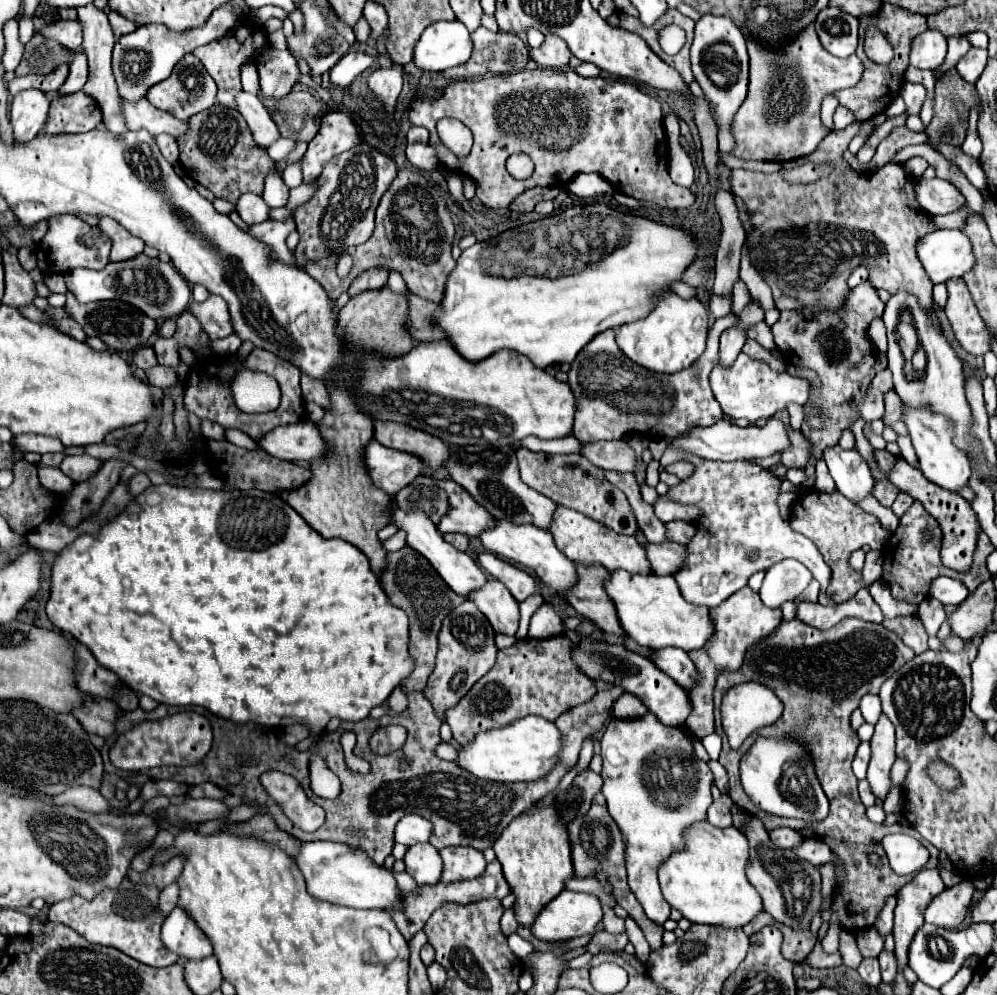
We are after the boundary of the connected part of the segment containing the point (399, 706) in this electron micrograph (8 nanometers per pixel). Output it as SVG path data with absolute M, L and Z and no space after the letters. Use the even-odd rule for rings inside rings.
M396 687L396 689L392 691L392 695L390 695L390 699L388 699L388 705L390 705L390 709L392 709L394 713L402 713L402 711L406 709L406 695L404 695L404 691L402 691L400 687Z

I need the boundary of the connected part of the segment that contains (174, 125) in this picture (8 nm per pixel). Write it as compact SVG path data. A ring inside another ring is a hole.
M122 99L122 115L126 119L128 129L144 127L150 135L168 133L168 135L178 137L178 133L186 131L184 121L178 121L170 113L156 109L154 105L148 103L148 99L140 99L136 103L130 103L130 101Z

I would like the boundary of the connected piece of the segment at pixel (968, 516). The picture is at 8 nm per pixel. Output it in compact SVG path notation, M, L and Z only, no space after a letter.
M898 459L892 473L890 473L890 481L904 493L912 495L914 499L918 499L924 509L938 519L940 529L942 529L942 563L950 569L958 569L958 571L966 571L972 565L972 551L976 549L976 539L978 539L978 531L980 525L974 517L974 511L970 509L970 503L966 499L962 499L958 493L954 491L946 491L938 485L934 485L932 481L928 481L916 467L906 465L906 461Z

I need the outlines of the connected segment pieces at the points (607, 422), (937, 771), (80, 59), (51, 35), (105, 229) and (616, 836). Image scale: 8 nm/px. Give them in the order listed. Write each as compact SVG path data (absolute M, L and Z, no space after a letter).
M732 313L716 319L708 331L708 347L702 353L702 357L694 365L690 365L690 369L684 369L684 371L674 373L674 375L652 373L652 371L632 363L618 349L612 329L598 333L598 337L594 337L578 353L578 357L572 363L572 369L568 371L568 385L576 397L576 403L578 403L578 411L576 411L576 419L574 419L574 437L582 443L604 441L604 439L620 439L626 433L642 433L644 437L652 437L652 439L670 439L670 437L682 435L684 431L688 431L692 427L708 427L708 425L714 425L716 421L724 419L724 413L712 395L708 375L718 361L718 339L720 339L722 331L736 327L738 323L740 323L740 319Z
M936 761L934 765L930 765L930 775L932 775L934 781L938 781L938 785L942 785L944 789L954 789L954 787L960 785L958 773L954 773L954 769L950 769L948 765L942 765L942 761Z
M78 49L78 57L70 63L70 73L68 73L68 79L64 81L64 85L56 91L58 97L62 95L70 95L70 93L76 93L82 89L82 85L86 83L86 77L88 77L88 65L86 65L86 55Z
M50 21L38 33L68 49L78 49L82 43L82 25L78 25L78 21Z
M98 217L100 231L112 239L112 253L110 261L126 261L144 249L144 241L140 237L134 237L130 231L126 231L118 221L110 217Z
M600 793L596 797L598 801L592 805L592 809L586 813L586 815L580 815L576 817L570 825L568 825L568 833L570 833L570 845L572 845L572 863L574 863L574 873L578 877L592 877L594 875L594 865L602 865L602 869L606 869L606 877L608 881L612 883L614 891L612 895L616 897L618 905L624 907L628 911L628 915L638 923L638 927L642 929L646 941L650 943L652 951L654 949L660 949L662 947L662 933L664 933L664 927L662 925L654 925L644 909L638 905L636 897L630 893L628 889L628 883L626 883L626 863L624 863L624 837L622 837L622 831L618 829L618 825L614 823L614 819L610 817L608 809L606 809L606 801L602 803L600 801Z

